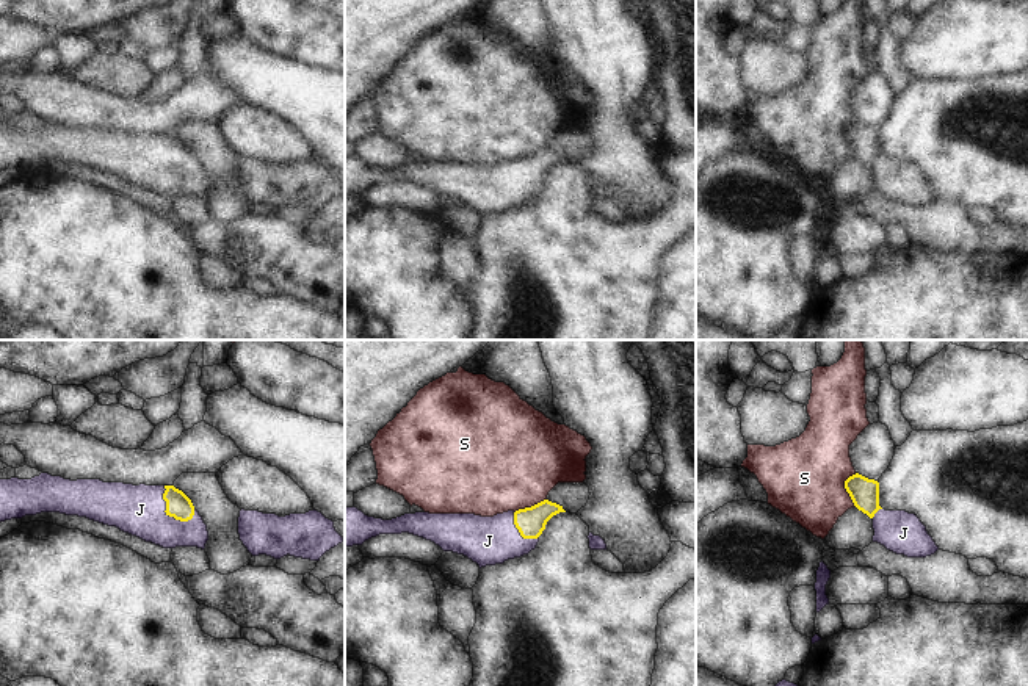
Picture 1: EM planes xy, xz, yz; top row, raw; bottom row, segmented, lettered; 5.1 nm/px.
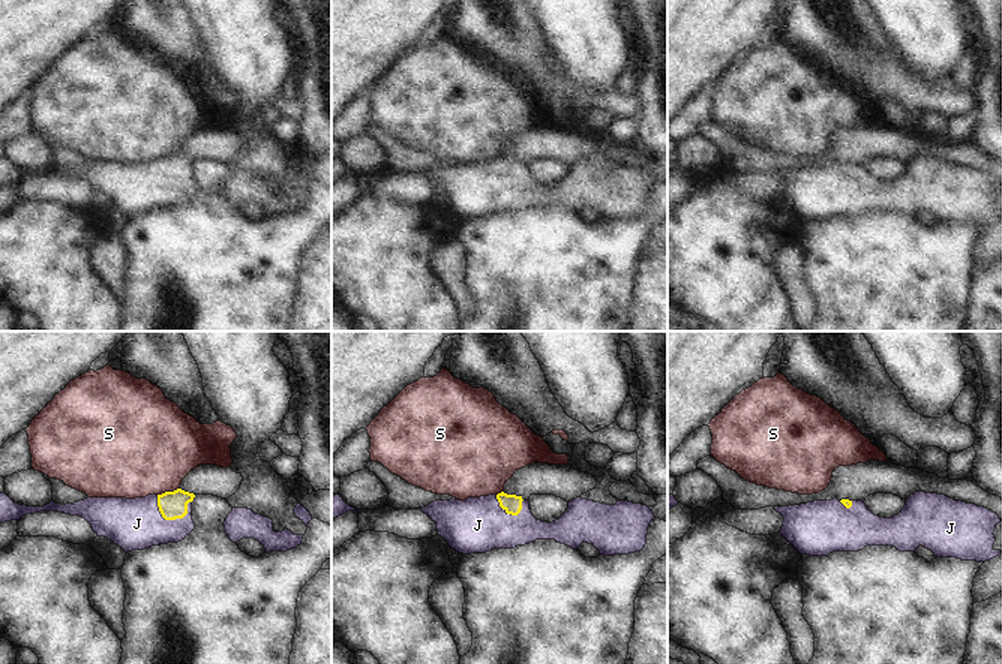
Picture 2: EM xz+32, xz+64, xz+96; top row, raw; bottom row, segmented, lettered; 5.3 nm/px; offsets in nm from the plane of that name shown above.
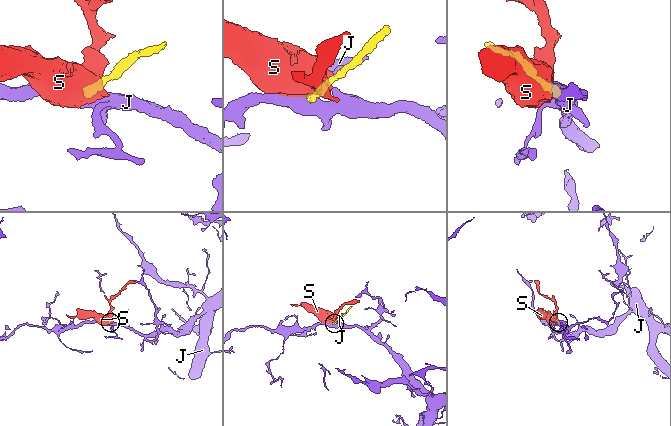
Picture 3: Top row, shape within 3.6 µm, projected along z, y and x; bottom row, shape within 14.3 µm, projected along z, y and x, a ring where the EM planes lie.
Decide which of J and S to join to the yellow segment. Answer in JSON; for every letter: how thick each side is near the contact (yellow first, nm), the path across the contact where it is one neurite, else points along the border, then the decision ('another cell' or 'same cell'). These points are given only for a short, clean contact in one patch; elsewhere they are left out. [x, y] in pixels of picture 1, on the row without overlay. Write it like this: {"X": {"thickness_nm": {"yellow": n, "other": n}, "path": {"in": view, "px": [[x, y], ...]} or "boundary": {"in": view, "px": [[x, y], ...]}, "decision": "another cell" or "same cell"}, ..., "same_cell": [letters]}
{"J": {"thickness_nm": {"yellow": 130, "other": 260}, "path": {"in": "xy", "px": [[179, 155], [174, 160], [165, 160], [140, 158]]}, "decision": "same cell"}, "S": {"thickness_nm": {"yellow": 150, "other": 420}, "boundary": {"in": "yz", "px": [[853, 122], [845, 130], [845, 140], [856, 155]]}, "decision": "another cell"}, "same_cell": ["J"]}

